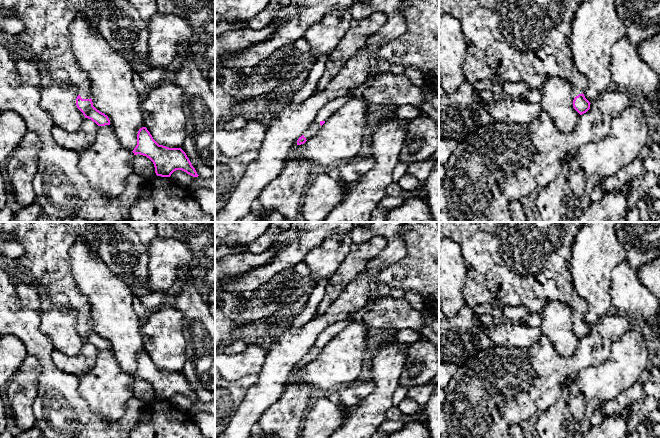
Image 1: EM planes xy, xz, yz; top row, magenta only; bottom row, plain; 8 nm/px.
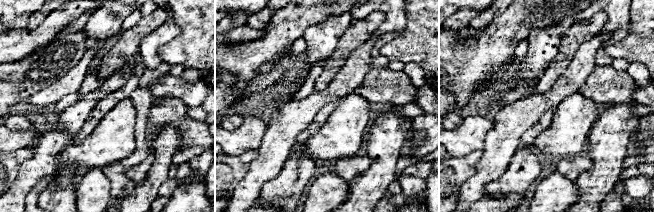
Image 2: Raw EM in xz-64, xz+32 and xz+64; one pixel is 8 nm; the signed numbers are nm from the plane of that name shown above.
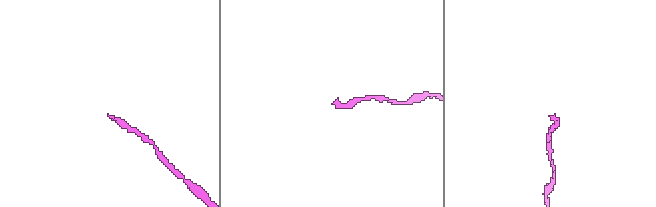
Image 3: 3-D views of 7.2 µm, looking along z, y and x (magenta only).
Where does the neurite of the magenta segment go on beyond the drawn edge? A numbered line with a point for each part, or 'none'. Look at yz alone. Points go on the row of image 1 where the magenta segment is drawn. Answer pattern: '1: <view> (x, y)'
1: yz (527, 41)

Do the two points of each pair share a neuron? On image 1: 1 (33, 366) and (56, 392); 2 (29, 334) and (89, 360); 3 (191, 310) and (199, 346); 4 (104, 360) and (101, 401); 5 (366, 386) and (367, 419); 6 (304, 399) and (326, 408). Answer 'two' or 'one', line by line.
1: two
2: two
3: one
4: one
5: two
6: two

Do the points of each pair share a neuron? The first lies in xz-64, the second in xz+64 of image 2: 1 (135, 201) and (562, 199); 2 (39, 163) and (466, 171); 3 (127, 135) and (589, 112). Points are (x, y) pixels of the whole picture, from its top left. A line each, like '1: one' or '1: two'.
1: two
2: two
3: one

